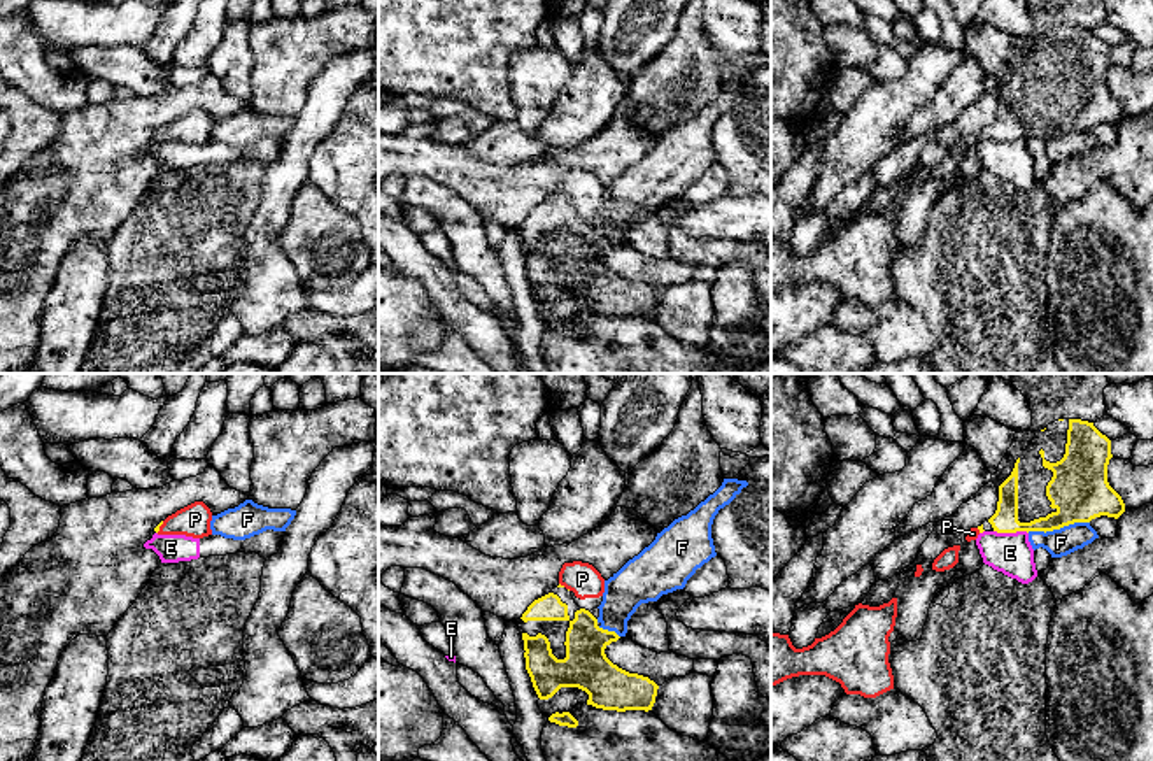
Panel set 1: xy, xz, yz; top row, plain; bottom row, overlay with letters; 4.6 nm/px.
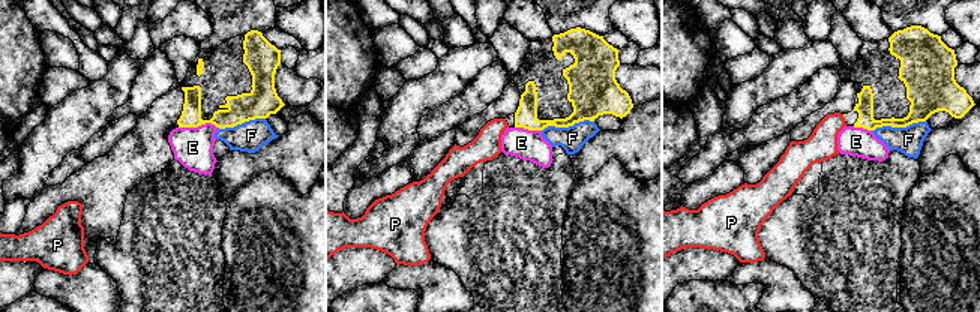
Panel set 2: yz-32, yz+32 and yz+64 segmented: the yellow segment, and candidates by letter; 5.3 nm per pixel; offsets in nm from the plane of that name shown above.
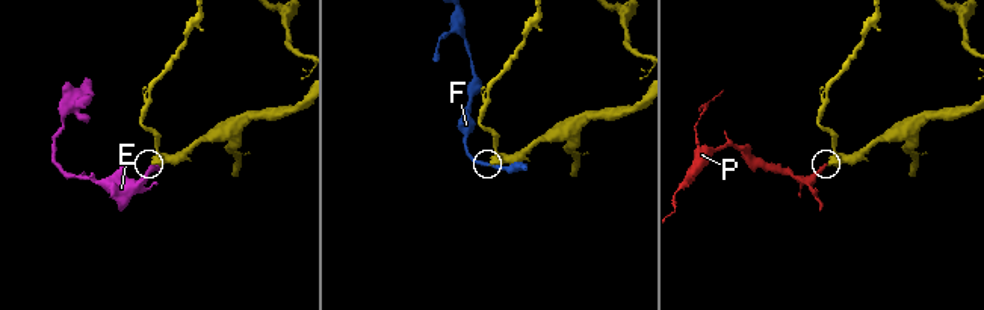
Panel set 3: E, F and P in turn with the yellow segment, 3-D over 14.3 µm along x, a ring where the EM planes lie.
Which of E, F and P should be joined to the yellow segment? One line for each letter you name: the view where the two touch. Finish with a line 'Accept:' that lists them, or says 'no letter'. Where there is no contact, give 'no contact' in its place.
P: contact in xy
Accept: P

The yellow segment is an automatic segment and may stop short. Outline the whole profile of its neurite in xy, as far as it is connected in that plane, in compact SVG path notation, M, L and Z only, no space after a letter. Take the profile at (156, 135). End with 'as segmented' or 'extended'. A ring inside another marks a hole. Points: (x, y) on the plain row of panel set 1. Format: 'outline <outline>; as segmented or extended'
outline M195 109L161 128L154 139L158 142L186 142L203 146L212 142L212 119L203 109Z; extended

